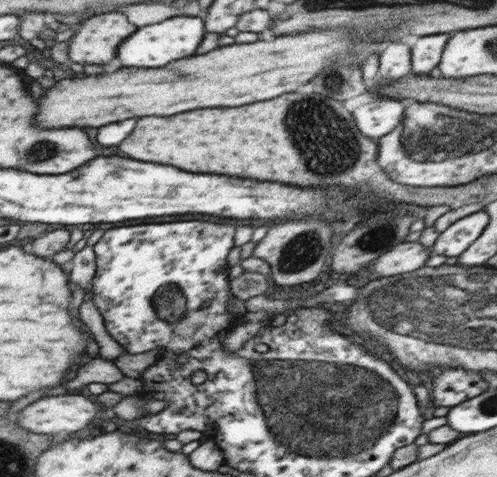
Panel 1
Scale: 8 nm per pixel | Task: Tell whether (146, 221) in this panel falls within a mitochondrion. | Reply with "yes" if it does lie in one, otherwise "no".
no

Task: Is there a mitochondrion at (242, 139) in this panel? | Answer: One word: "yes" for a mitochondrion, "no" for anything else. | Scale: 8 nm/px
no

